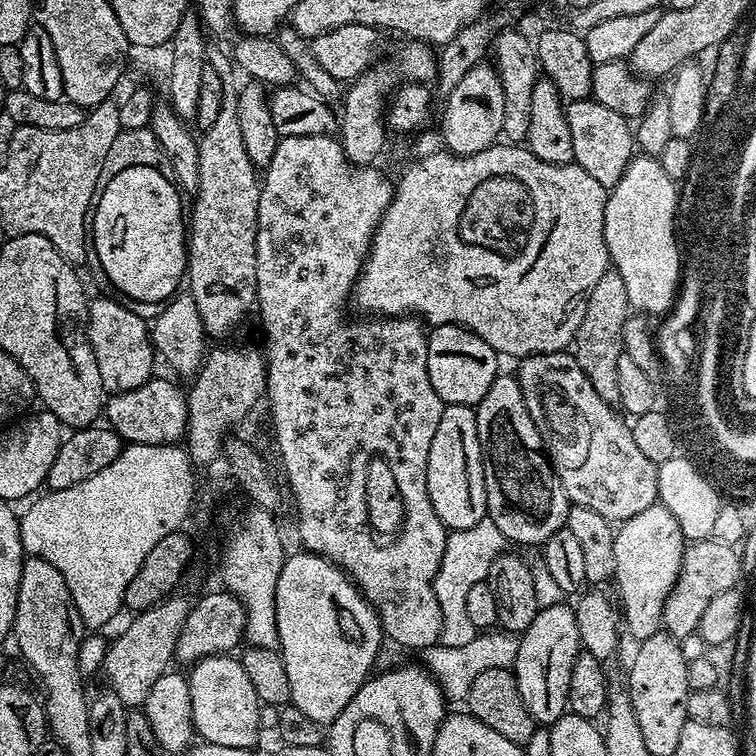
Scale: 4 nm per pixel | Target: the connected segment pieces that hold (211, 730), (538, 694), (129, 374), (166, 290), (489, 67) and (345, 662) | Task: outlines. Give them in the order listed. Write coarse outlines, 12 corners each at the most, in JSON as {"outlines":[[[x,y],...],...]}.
{"outlines":[[[235,655],[191,665],[190,710],[205,744],[255,749],[258,694]],[[546,605],[520,636],[518,694],[537,725],[568,708],[576,609]],[[108,296],[88,306],[88,341],[108,394],[153,379],[149,321]],[[156,172],[112,180],[90,213],[105,278],[163,305],[186,276],[186,212]],[[473,66],[443,101],[452,155],[501,139],[500,73]],[[299,550],[278,574],[290,701],[331,725],[386,637],[355,580]]]}

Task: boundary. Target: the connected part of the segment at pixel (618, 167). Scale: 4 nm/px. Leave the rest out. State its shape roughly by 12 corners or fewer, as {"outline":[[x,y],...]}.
{"outline":[[591,98],[564,113],[575,164],[615,188],[634,155],[623,112]]}

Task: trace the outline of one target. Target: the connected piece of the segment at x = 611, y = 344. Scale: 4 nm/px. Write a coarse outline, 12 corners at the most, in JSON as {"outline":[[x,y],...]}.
{"outline":[[614,270],[582,304],[574,355],[601,398],[619,401],[630,315]]}

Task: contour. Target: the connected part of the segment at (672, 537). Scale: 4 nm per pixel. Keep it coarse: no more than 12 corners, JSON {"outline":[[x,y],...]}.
{"outline":[[653,506],[615,533],[626,632],[661,631],[686,541]]}

